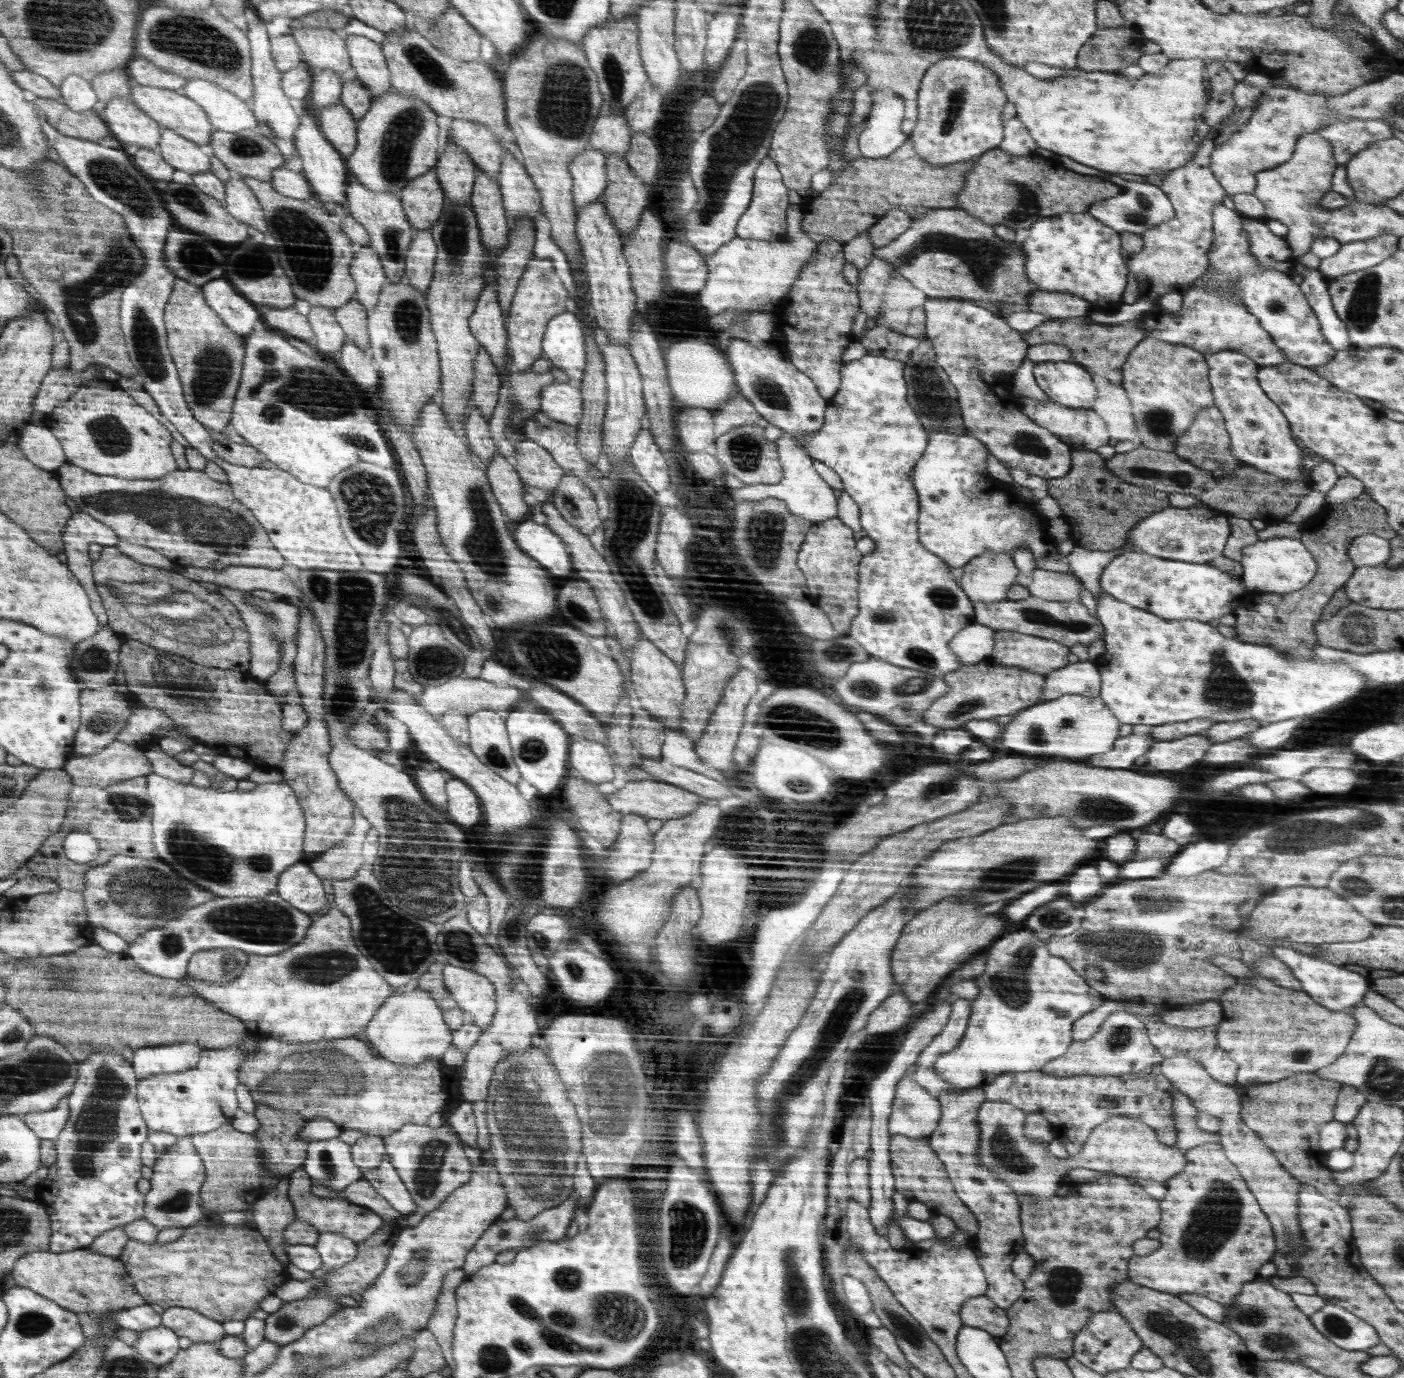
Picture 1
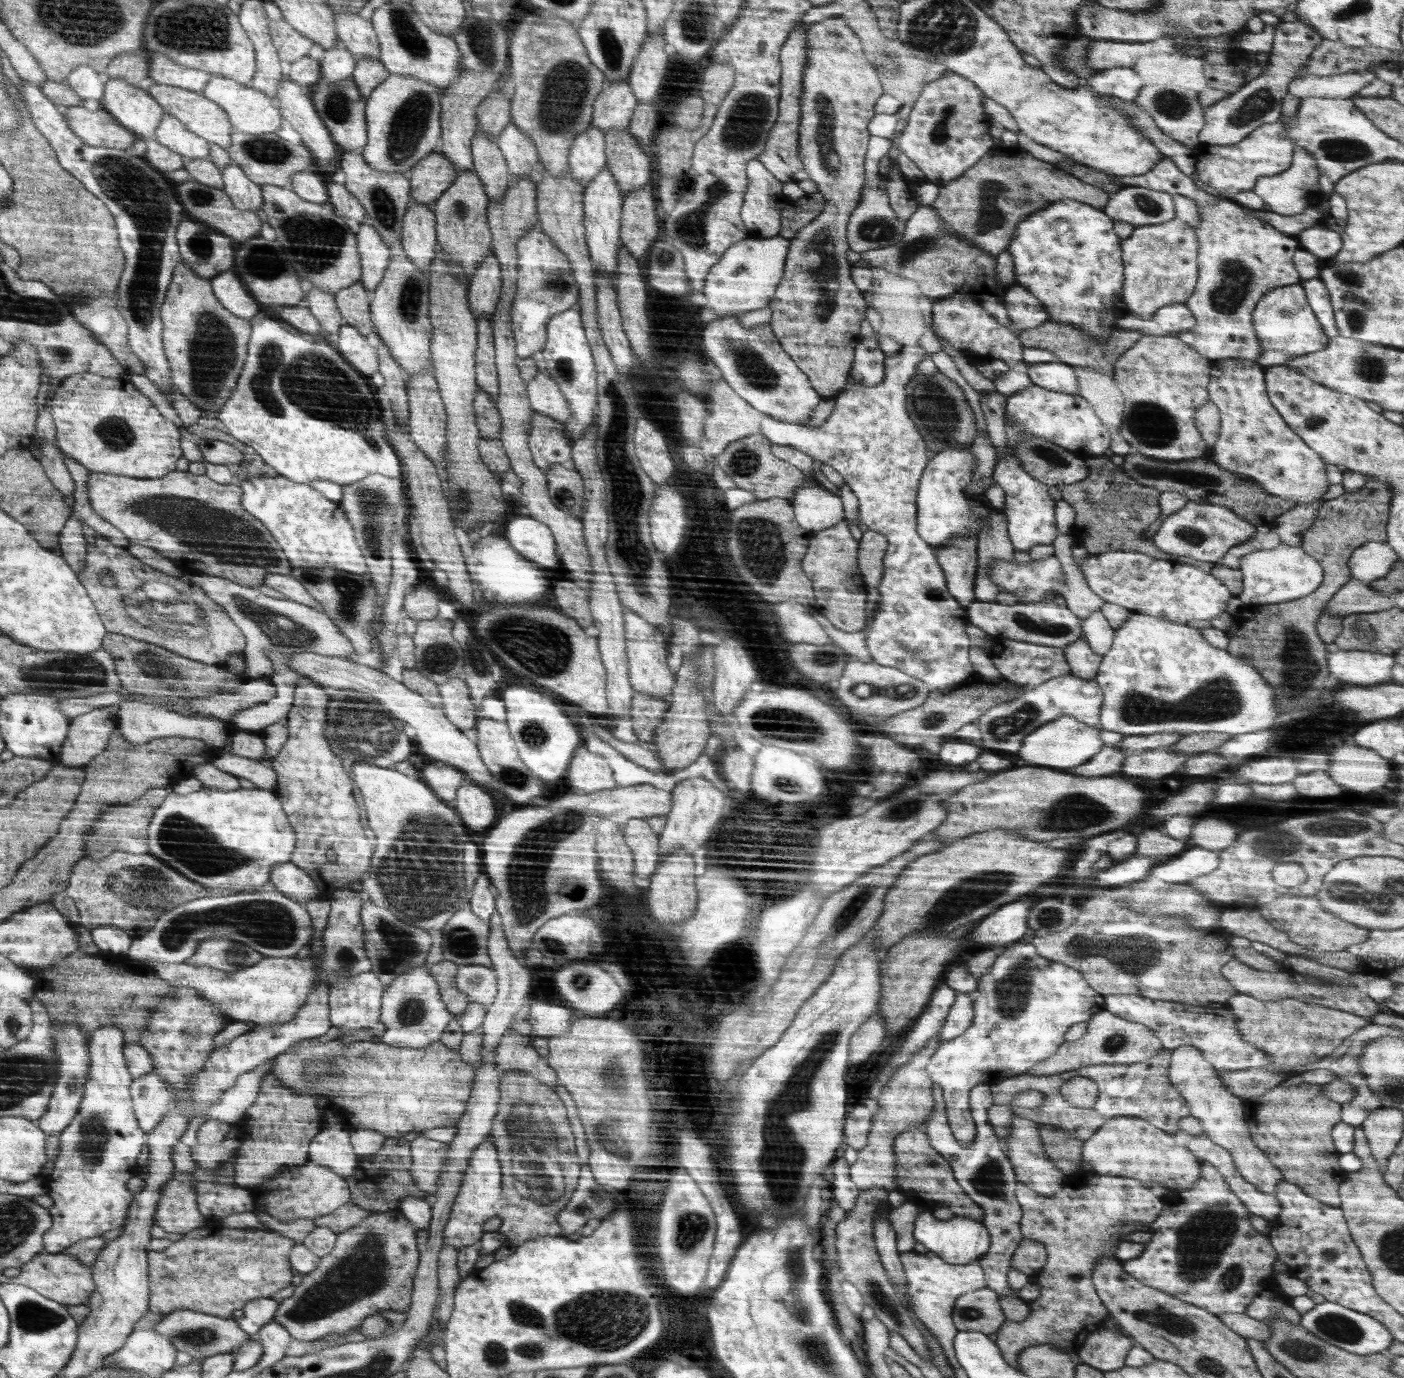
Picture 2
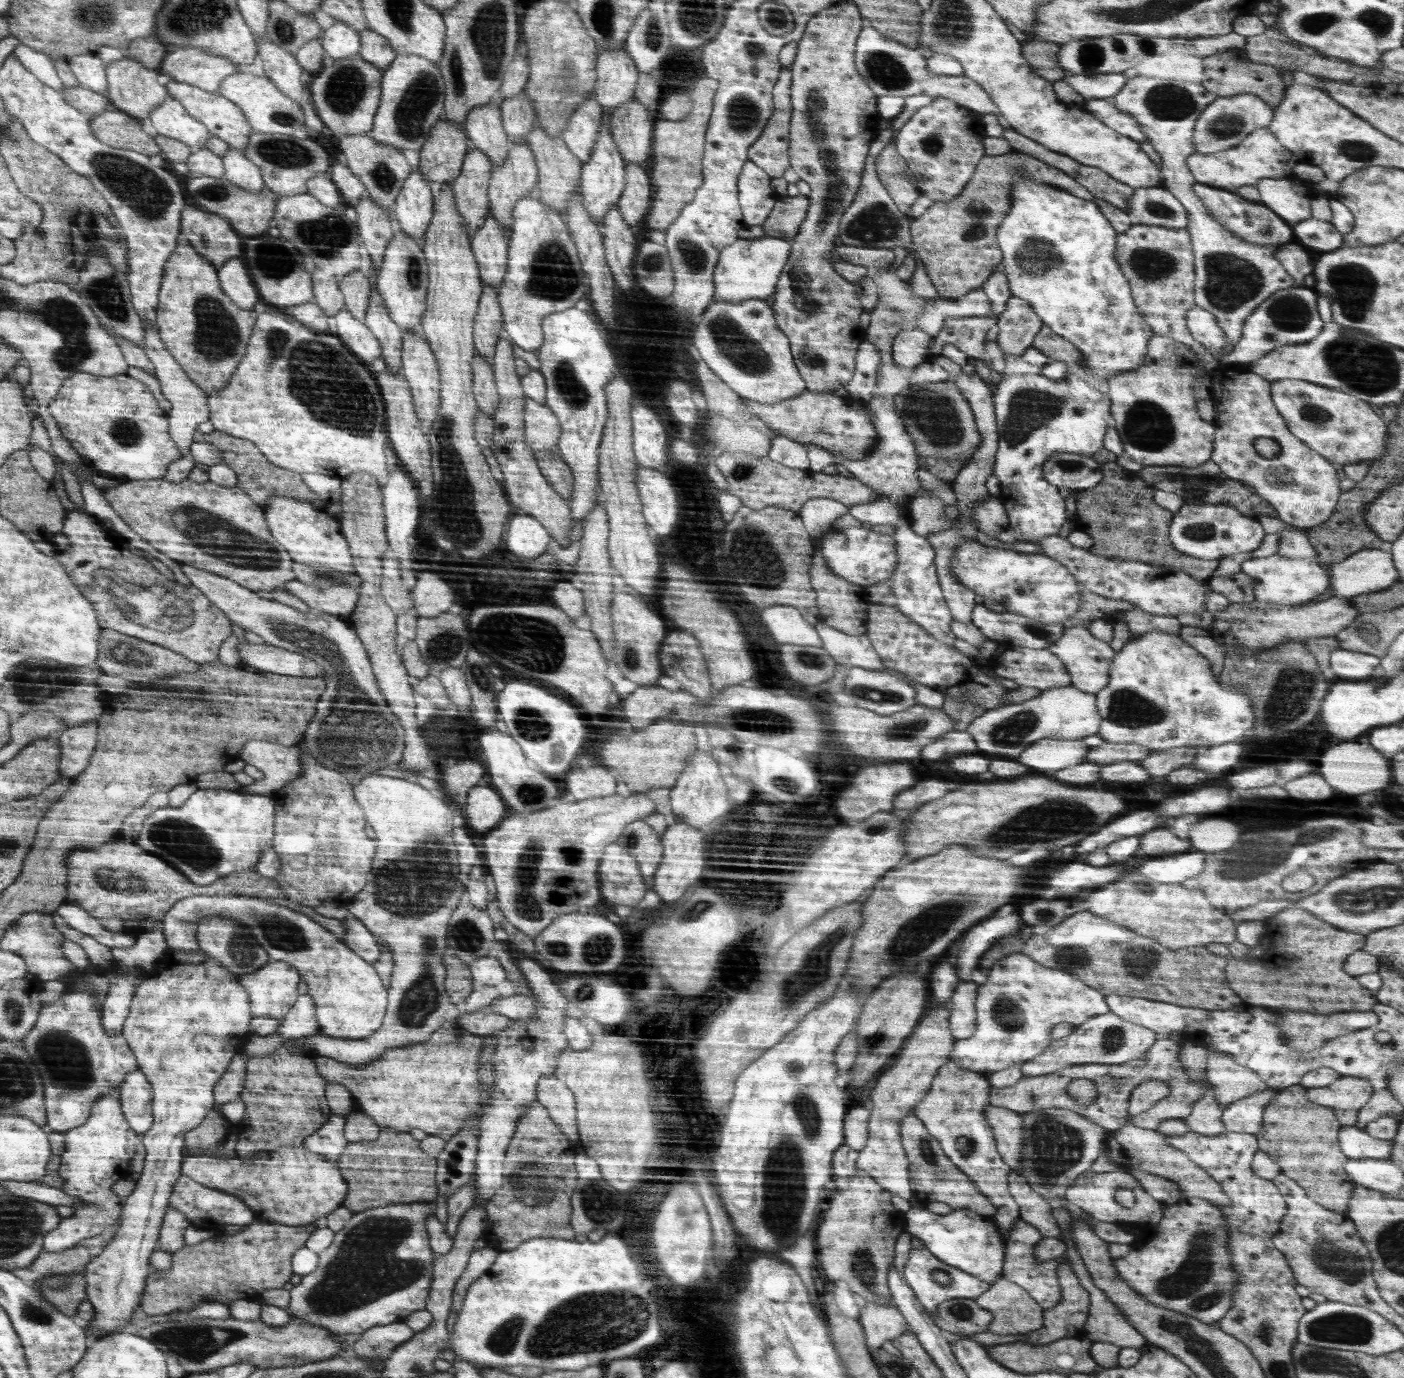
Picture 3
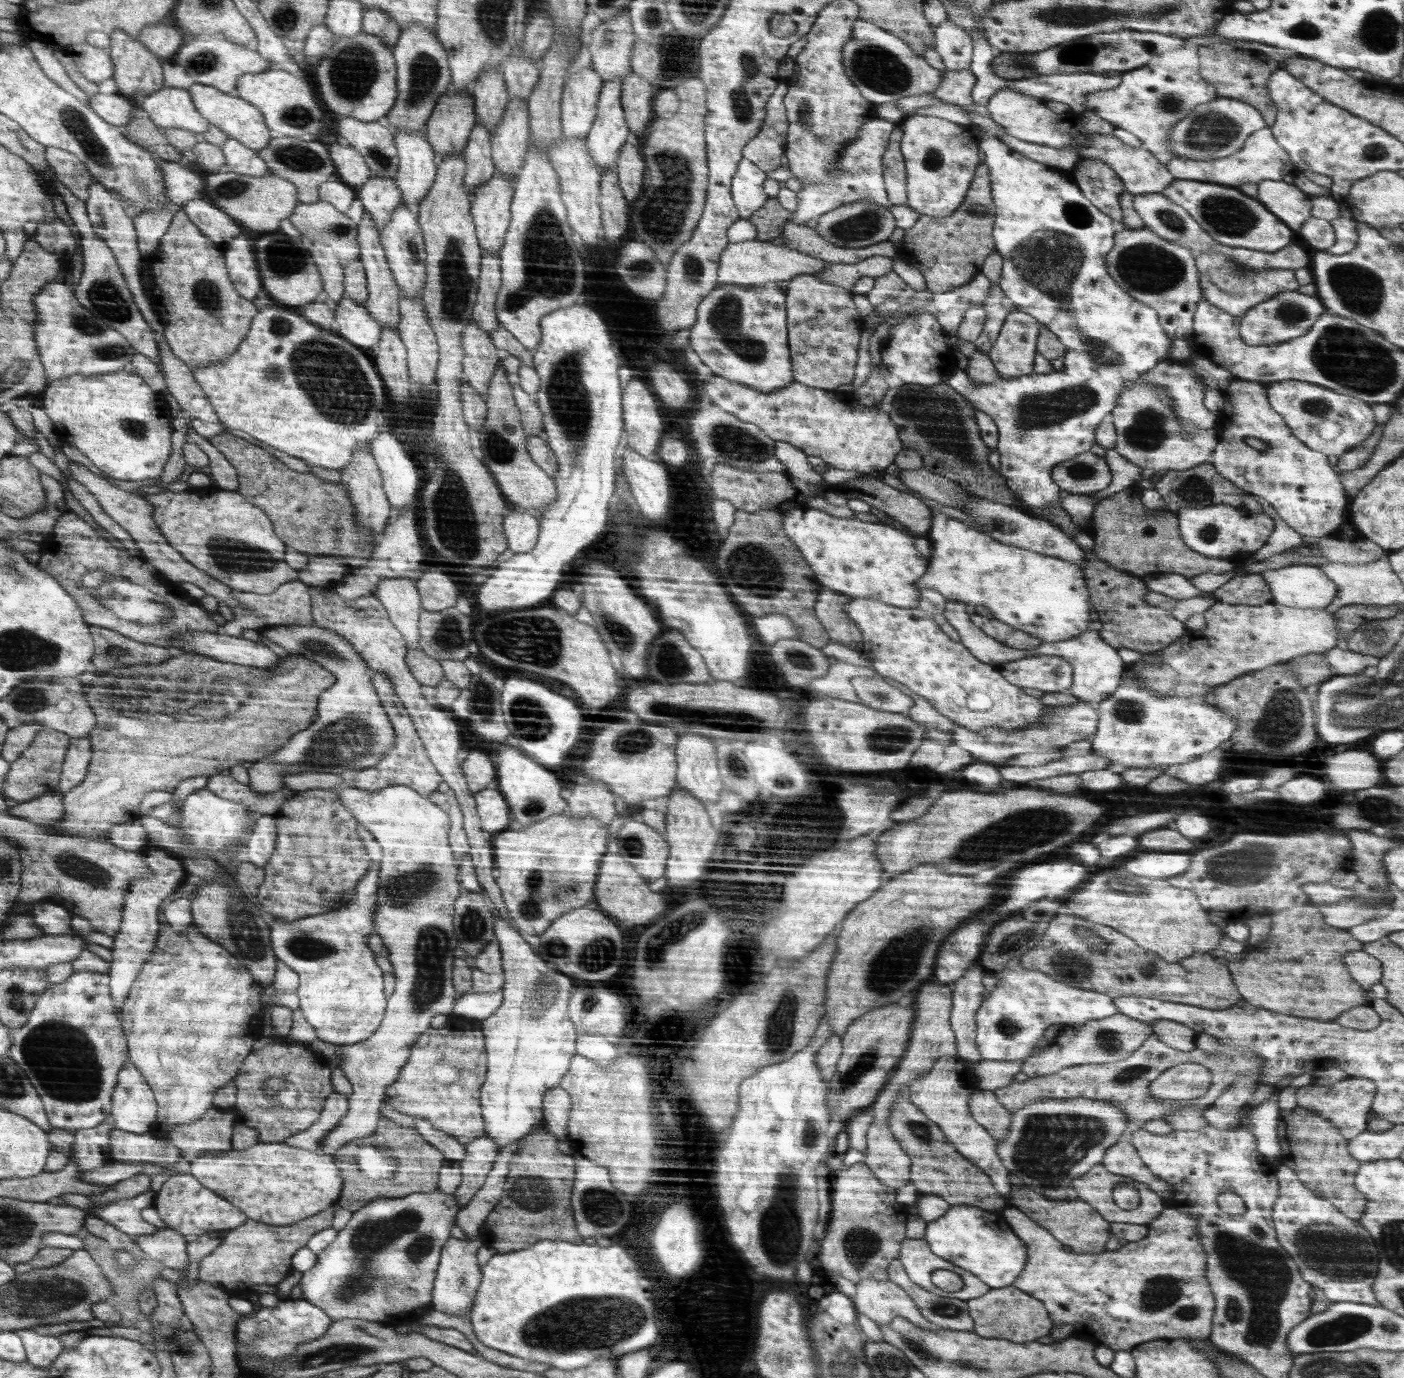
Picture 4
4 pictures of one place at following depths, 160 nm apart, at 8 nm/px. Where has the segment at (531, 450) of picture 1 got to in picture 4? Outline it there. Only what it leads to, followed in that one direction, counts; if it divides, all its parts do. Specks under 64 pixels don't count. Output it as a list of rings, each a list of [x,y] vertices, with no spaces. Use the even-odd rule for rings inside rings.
[[[517,373],[508,374],[509,381],[513,388],[515,395],[515,402],[519,407],[520,414],[522,415],[523,429],[526,431],[527,436],[541,436],[544,432],[544,424],[542,424],[542,412],[536,402],[536,398],[526,394],[518,383],[519,376]]]

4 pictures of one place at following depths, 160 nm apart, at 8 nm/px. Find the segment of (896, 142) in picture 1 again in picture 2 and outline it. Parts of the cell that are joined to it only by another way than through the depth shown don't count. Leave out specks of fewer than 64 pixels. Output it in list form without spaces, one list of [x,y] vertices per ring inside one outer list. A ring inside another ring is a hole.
[[[871,136],[867,144],[865,154],[865,184],[861,191],[859,205],[851,212],[848,219],[848,244],[854,252],[866,252],[867,250],[879,249],[885,246],[892,246],[898,241],[904,241],[906,223],[897,219],[896,213],[890,208],[886,188],[881,188],[881,180],[878,179],[878,164],[886,154],[894,153],[894,160],[900,171],[908,178],[924,180],[924,172],[914,164],[902,150],[896,147],[896,141],[889,138]]]

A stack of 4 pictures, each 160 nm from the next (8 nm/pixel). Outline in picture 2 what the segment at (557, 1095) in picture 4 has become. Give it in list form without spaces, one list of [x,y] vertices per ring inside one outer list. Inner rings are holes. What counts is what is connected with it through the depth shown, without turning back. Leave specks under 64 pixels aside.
[[[510,1026],[502,1035],[494,1054],[496,1072],[503,1074],[510,1070],[526,1071],[540,1079],[543,1085],[554,1089],[558,1079],[555,1070],[534,1050],[528,1044],[528,1036],[513,1031]]]

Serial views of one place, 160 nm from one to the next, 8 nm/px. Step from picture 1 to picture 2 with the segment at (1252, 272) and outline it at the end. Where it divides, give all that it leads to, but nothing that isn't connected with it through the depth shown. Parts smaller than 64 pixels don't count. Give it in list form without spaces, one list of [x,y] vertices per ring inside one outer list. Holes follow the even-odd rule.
[[[1163,155],[1159,163],[1146,174],[1125,177],[1111,175],[1111,177],[1124,187],[1141,186],[1150,190],[1167,192],[1173,196],[1184,195],[1198,201],[1201,206],[1209,206],[1221,198],[1196,187],[1193,180],[1166,155]],[[1299,283],[1268,290],[1256,304],[1253,315],[1256,338],[1260,342],[1260,350],[1263,350],[1254,361],[1264,368],[1282,365],[1302,354],[1322,351],[1328,345],[1329,338],[1324,334],[1316,315],[1310,309],[1304,288]]]

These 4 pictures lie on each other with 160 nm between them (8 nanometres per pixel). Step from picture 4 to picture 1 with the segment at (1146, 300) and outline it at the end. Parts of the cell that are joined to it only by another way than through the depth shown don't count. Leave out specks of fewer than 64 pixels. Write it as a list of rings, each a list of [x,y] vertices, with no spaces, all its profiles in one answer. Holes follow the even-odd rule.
[[[1216,127],[1201,140],[1201,145],[1188,162],[1163,176],[1159,187],[1175,208],[1174,218],[1140,234],[1144,241],[1142,250],[1138,254],[1128,254],[1126,261],[1128,271],[1132,271],[1138,283],[1138,301],[1142,298],[1159,302],[1158,298],[1169,293],[1183,296],[1196,279],[1206,274],[1209,267],[1207,250],[1214,238],[1213,211],[1223,204],[1227,193],[1212,172],[1210,157],[1215,147],[1227,141],[1234,131],[1234,127]]]

